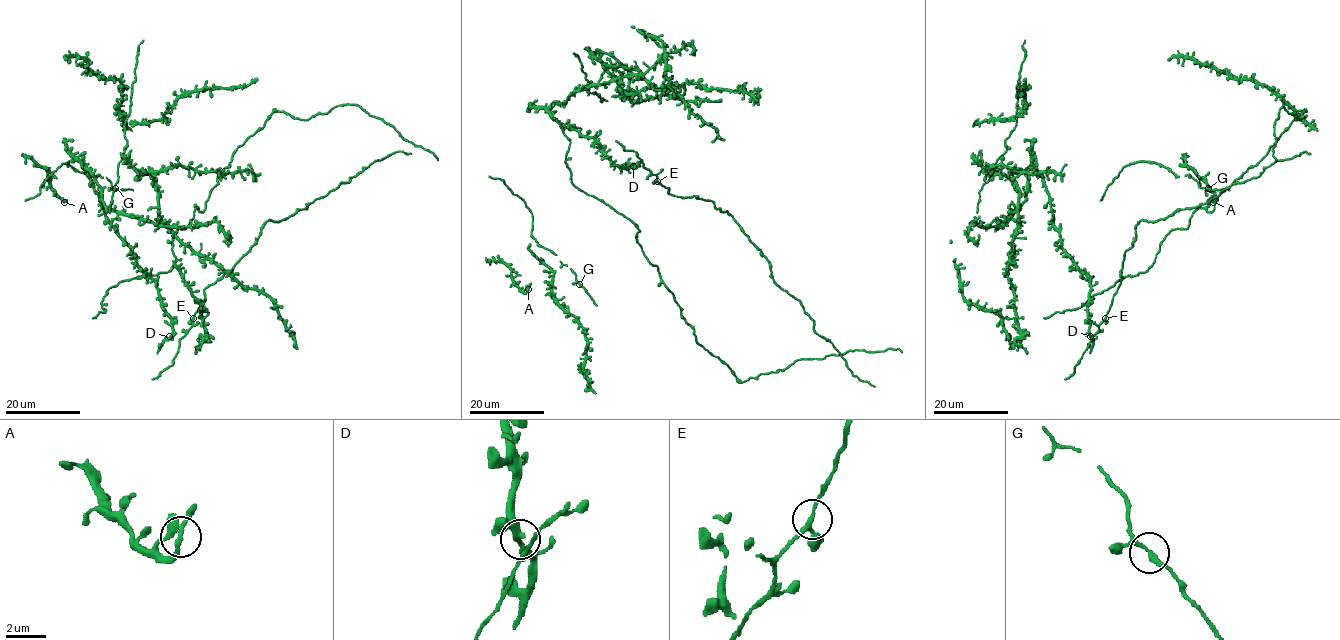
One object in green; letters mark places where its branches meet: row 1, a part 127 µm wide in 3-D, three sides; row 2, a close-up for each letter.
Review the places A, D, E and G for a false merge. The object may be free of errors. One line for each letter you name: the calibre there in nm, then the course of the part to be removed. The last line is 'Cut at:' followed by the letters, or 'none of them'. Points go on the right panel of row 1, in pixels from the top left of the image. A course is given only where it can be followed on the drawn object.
Cut at: none of them

